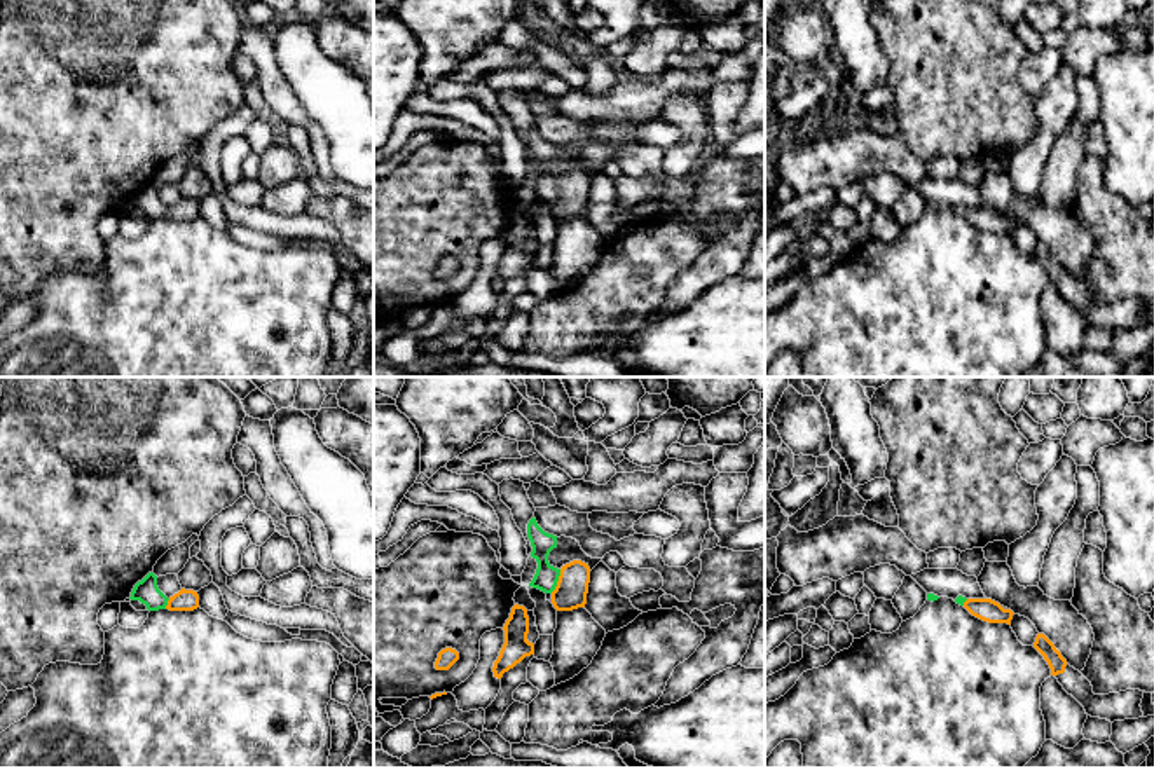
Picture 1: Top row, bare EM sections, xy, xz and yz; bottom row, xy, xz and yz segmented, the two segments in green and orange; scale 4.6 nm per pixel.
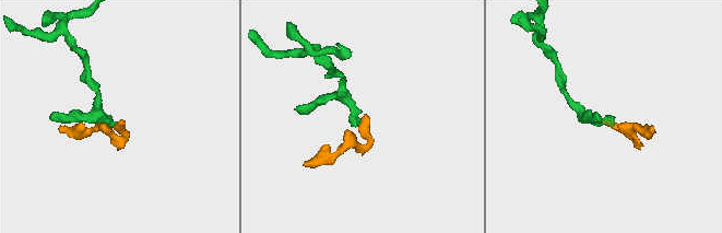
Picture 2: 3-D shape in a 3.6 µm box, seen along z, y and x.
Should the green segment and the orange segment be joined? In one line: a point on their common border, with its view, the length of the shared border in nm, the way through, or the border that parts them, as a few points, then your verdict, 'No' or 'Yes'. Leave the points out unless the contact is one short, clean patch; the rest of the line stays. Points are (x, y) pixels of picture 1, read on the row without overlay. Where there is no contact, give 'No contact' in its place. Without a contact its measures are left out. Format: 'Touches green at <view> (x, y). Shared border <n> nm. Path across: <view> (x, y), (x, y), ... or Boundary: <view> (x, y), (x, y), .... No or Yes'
Touches green at xz (557, 189). Shared border 120 nm. Path across: xz (547, 185), (557, 189), (571, 198). Yes

